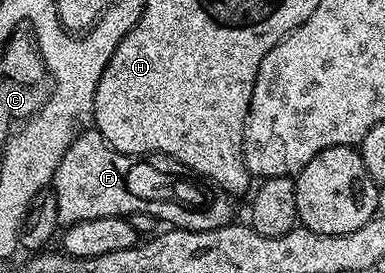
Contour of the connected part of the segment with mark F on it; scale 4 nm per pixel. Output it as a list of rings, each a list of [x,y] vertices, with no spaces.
[[[81,132],[66,154],[62,154],[62,162],[58,162],[58,170],[52,175],[50,187],[58,198],[61,225],[86,222],[90,218],[128,218],[135,212],[145,212],[156,215],[161,222],[173,228],[201,232],[218,230],[237,219],[233,193],[225,188],[205,186],[195,179],[183,180],[148,163],[152,162],[114,150],[100,132]]]

